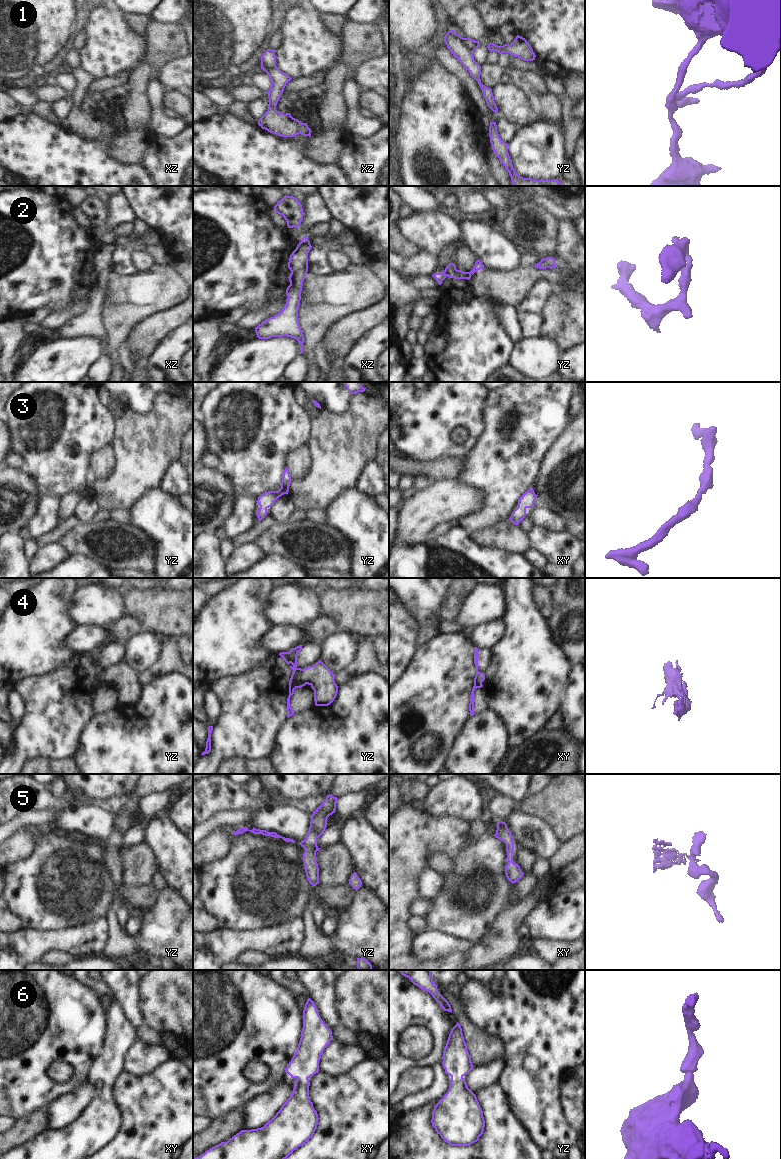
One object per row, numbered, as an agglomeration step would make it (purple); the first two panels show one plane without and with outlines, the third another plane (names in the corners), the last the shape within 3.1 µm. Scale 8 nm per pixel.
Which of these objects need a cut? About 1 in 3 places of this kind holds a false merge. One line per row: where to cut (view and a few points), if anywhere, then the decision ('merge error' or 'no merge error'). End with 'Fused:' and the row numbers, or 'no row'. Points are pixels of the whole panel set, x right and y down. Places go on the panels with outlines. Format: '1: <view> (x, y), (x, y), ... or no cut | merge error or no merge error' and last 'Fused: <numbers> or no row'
1: no cut | no merge error
2: yz (444, 271), (446, 275) | merge error
3: no cut | no merge error
4: yz (302, 669), (295, 676), (295, 679), (305, 684) | merge error
5: no cut | no merge error
6: no cut | no merge error
Fused: 2, 4

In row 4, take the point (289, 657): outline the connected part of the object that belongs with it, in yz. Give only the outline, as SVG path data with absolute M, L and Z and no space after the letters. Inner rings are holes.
M299 645L295 648L292 648L289 652L281 652L279 655L283 658L283 660L289 665L292 664L290 668L293 670L289 681L289 696L287 698L287 717L294 715L294 710L290 707L290 697L294 694L294 690L296 688L301 688L305 686L303 683L299 683L296 681L295 676L302 670L301 668L297 667L297 656L298 653L302 650L303 645Z

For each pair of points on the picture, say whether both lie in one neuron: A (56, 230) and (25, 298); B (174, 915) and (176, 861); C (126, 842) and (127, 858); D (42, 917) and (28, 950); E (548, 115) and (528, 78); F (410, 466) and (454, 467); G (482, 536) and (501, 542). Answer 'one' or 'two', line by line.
A: one
B: two
C: two
D: two
E: two
F: one
G: one

